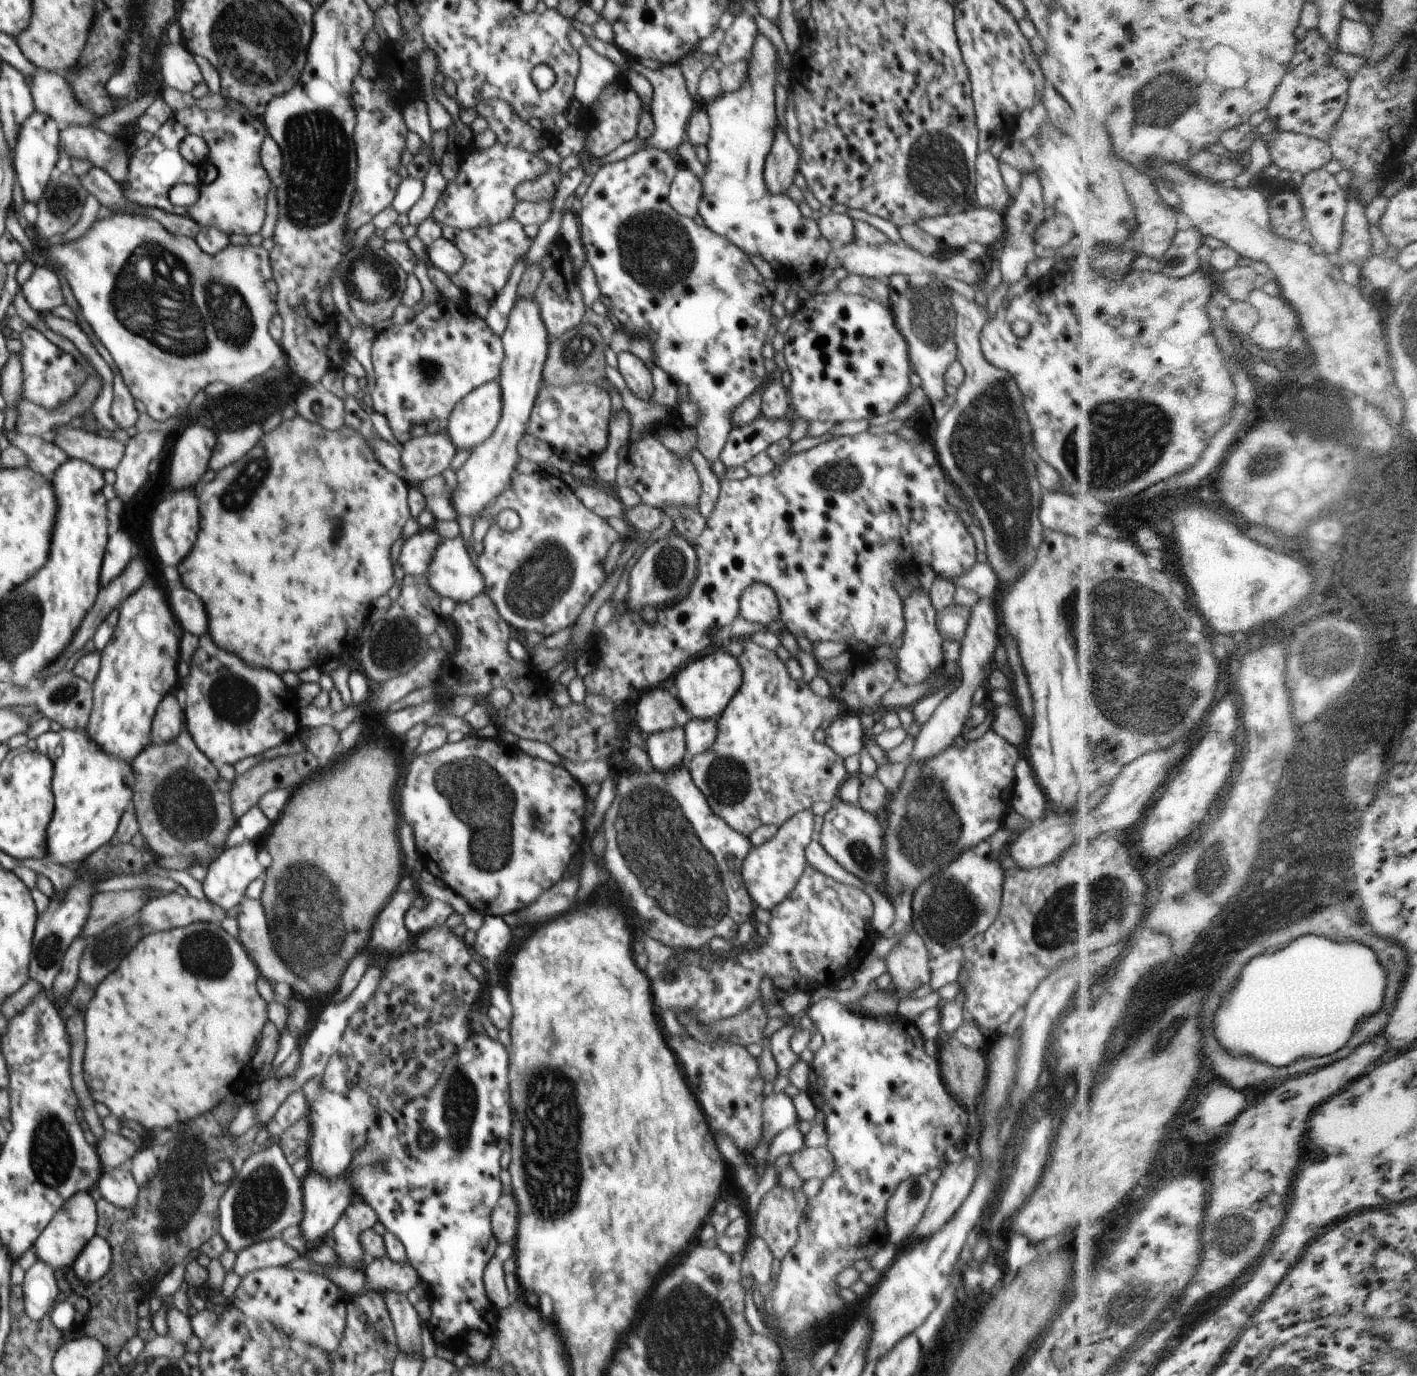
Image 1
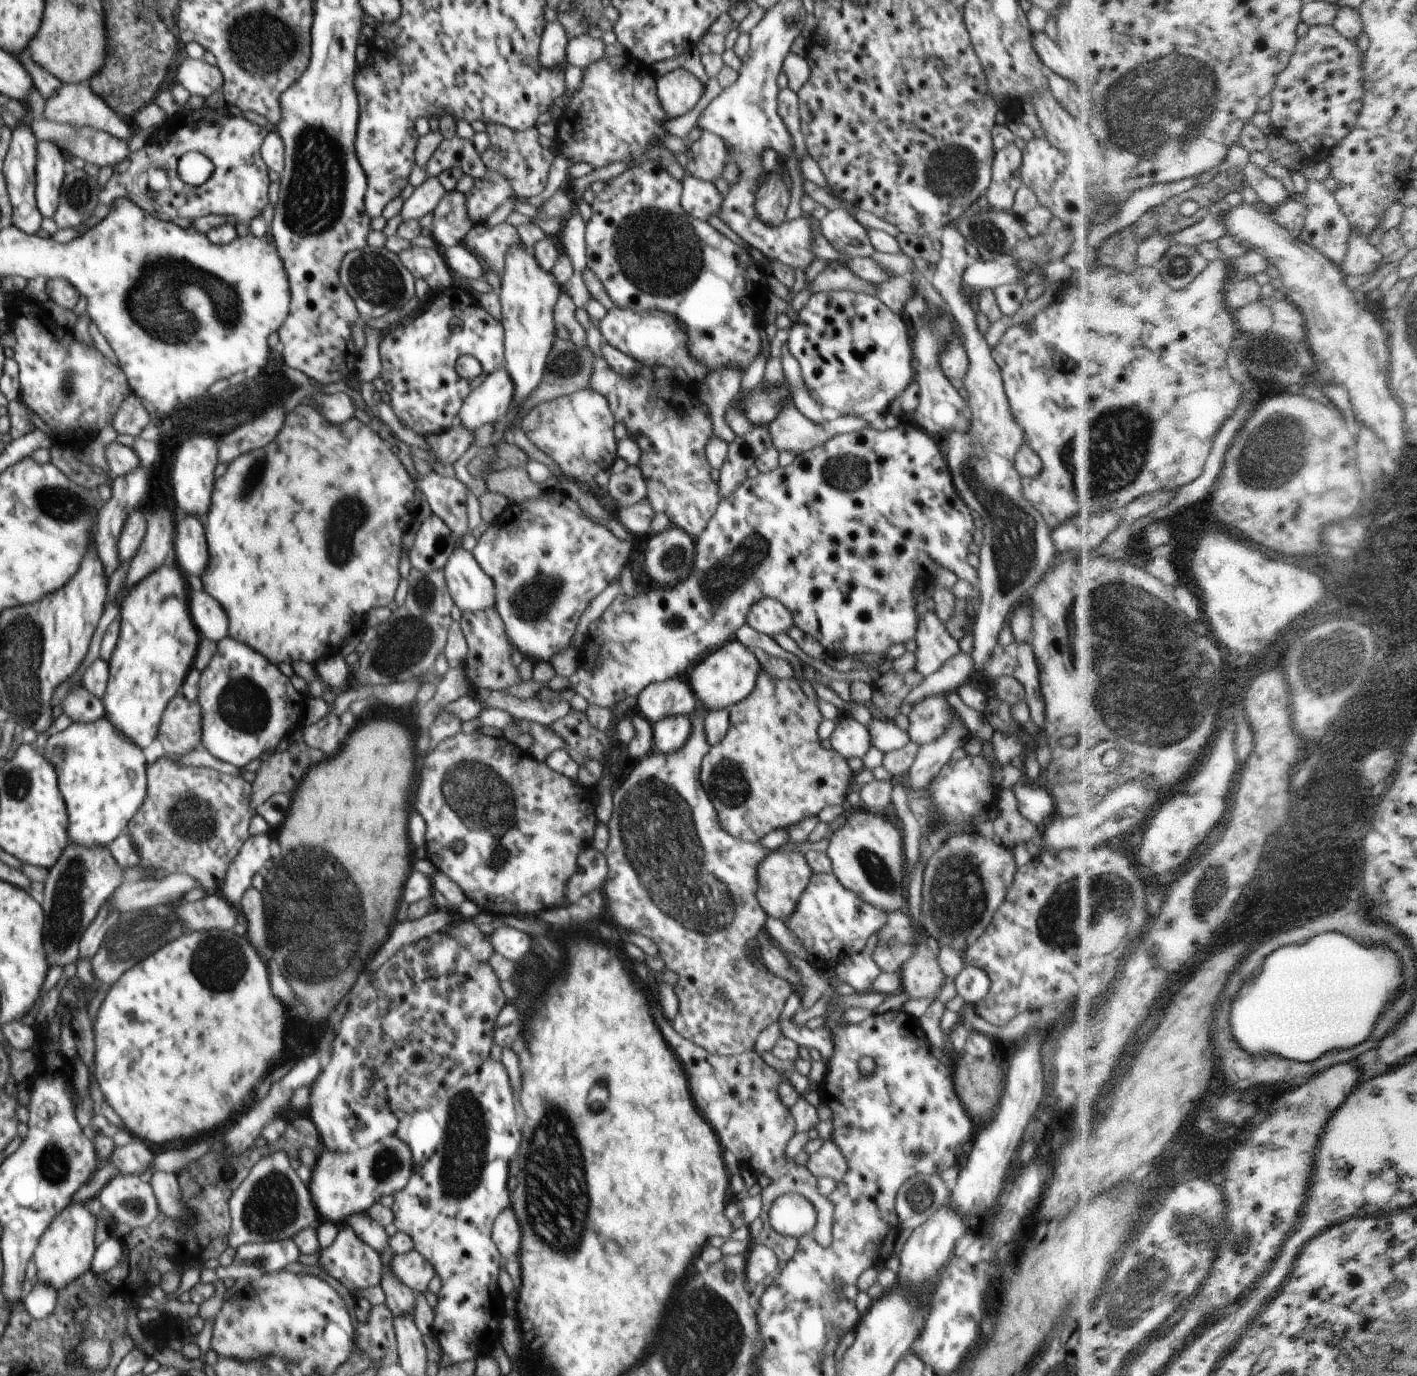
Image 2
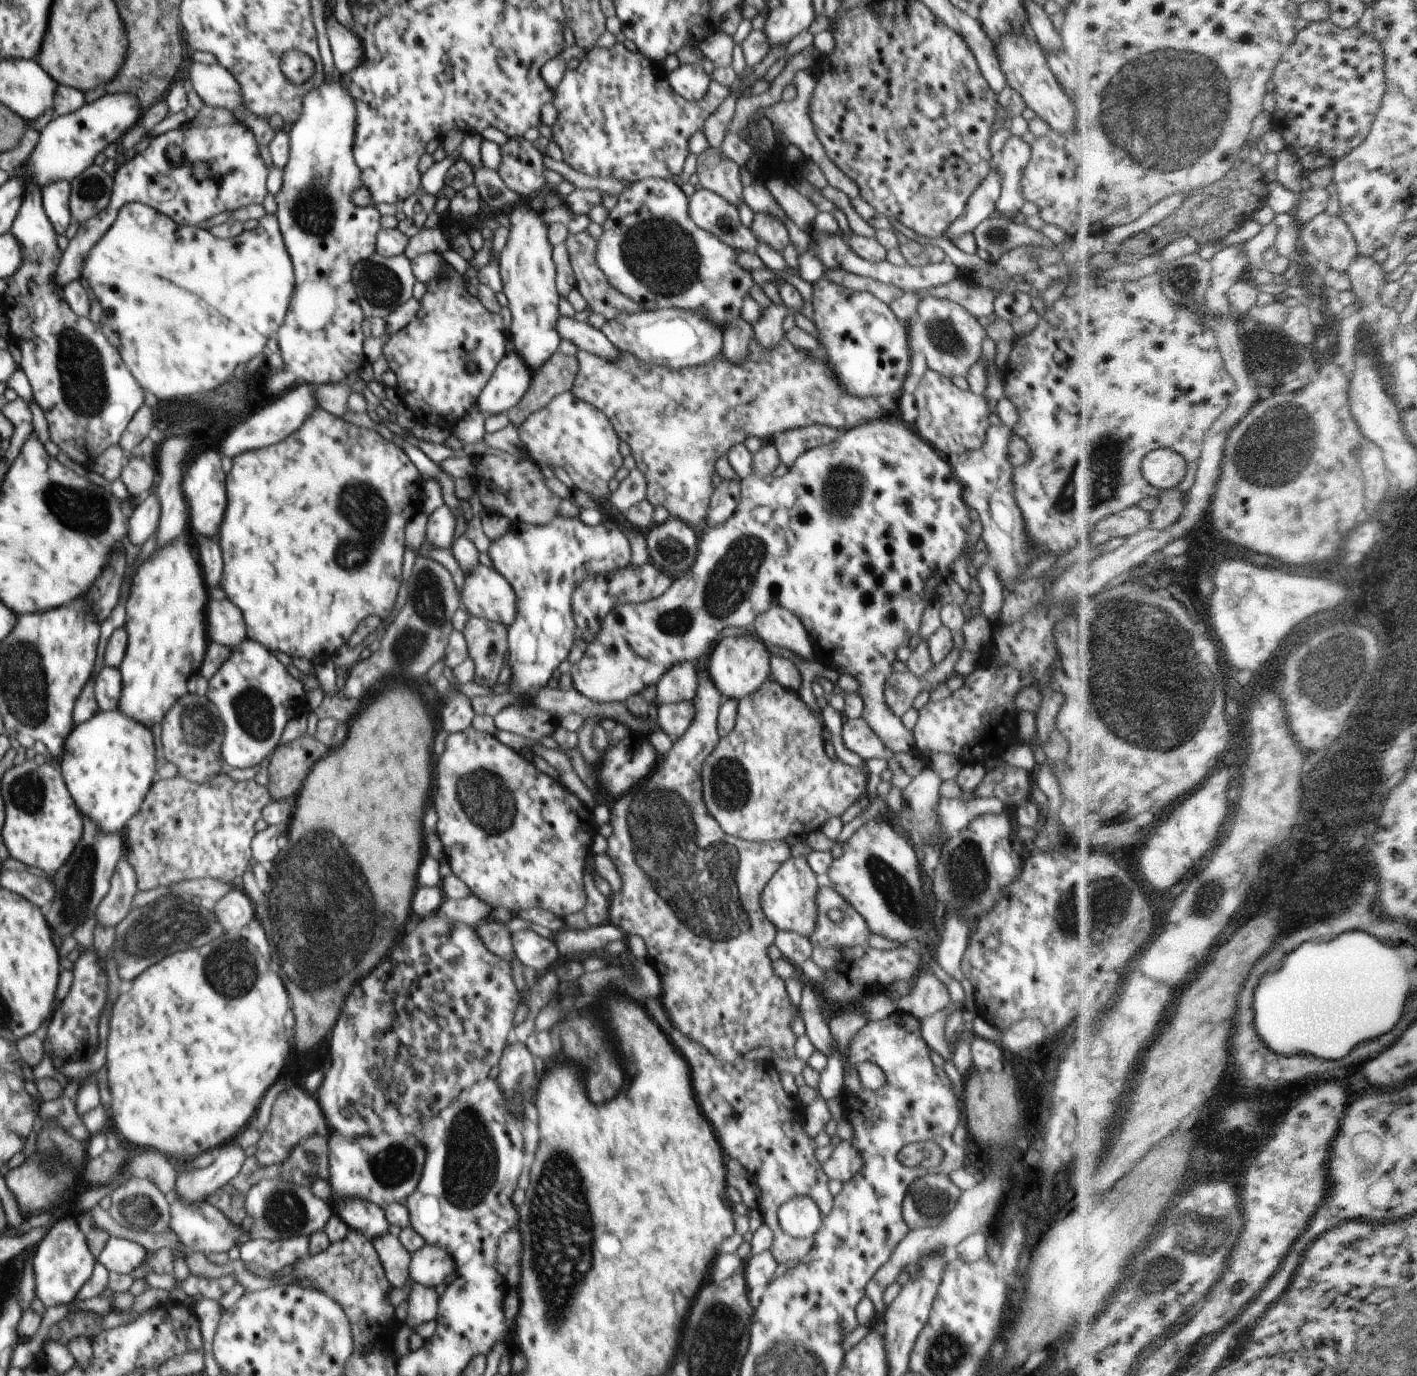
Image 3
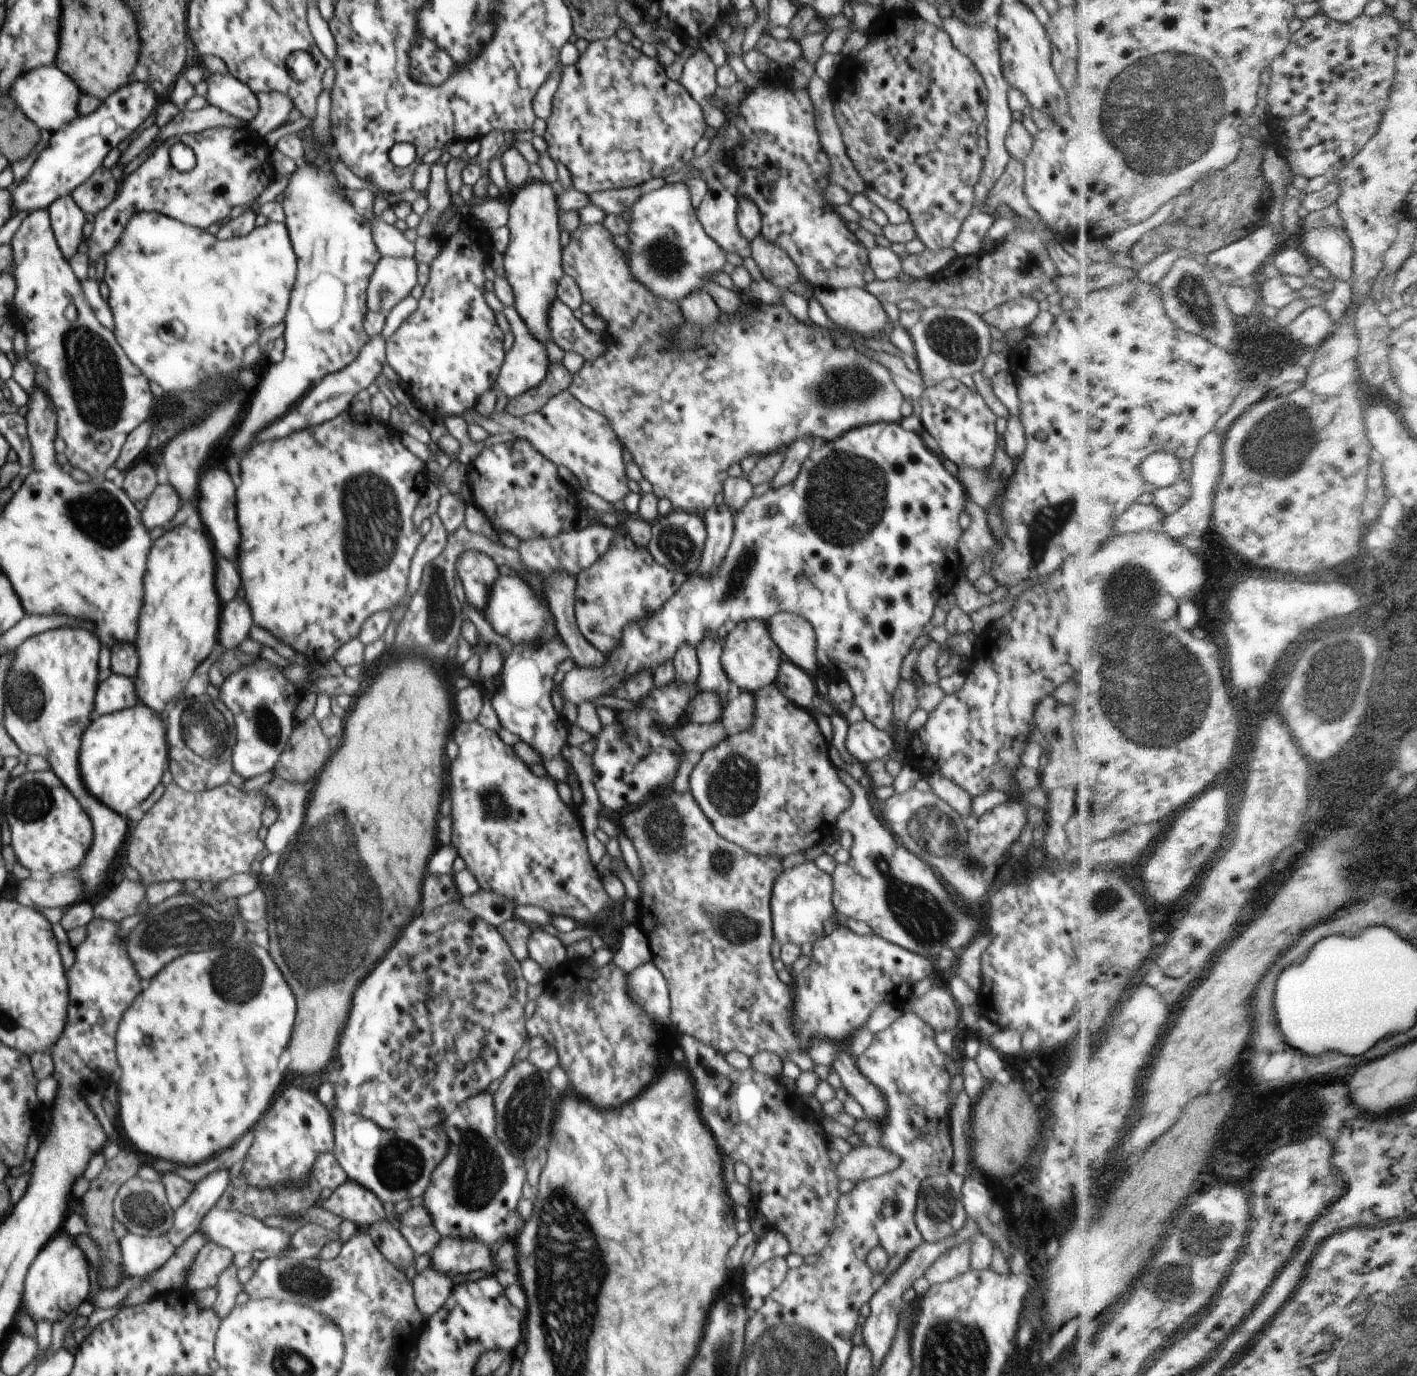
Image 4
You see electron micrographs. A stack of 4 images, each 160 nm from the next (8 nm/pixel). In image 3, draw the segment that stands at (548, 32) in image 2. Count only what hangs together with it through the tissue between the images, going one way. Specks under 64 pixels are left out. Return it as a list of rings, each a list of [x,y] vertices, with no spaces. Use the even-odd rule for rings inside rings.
[[[616,43],[610,48],[604,47],[592,47],[589,51],[582,54],[580,58],[579,66],[576,70],[569,70],[564,73],[560,84],[554,89],[554,96],[552,104],[556,107],[558,112],[557,120],[552,127],[552,140],[558,144],[562,150],[563,161],[578,170],[588,174],[588,176],[612,176],[612,178],[618,178],[618,180],[628,181],[634,183],[636,181],[644,180],[645,178],[656,177],[661,179],[672,179],[674,176],[680,176],[682,174],[682,168],[684,168],[684,161],[688,158],[689,152],[689,140],[698,131],[703,130],[704,121],[712,114],[729,95],[729,88],[718,84],[718,82],[711,80],[709,89],[701,98],[697,101],[686,100],[683,96],[680,96],[669,83],[666,75],[660,70],[659,66],[655,65],[650,59],[647,59],[640,52],[632,52],[626,48],[624,43]]]

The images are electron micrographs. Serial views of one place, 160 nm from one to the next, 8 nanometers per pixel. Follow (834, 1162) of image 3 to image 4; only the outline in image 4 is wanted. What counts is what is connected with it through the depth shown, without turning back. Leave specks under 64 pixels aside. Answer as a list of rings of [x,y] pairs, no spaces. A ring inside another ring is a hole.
[[[863,1145],[861,1147],[854,1147],[852,1151],[841,1158],[837,1164],[837,1173],[841,1179],[852,1180],[852,1182],[859,1183],[886,1173],[892,1172],[899,1167],[902,1159],[891,1150],[884,1148],[882,1145],[871,1147]]]

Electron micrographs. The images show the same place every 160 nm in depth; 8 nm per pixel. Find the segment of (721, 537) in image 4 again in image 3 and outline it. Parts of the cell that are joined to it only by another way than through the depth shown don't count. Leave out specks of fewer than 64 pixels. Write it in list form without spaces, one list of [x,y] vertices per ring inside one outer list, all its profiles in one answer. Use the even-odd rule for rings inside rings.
[[[740,478],[731,479],[730,481],[722,480],[721,484],[713,489],[703,528],[723,525],[736,510],[740,497]]]

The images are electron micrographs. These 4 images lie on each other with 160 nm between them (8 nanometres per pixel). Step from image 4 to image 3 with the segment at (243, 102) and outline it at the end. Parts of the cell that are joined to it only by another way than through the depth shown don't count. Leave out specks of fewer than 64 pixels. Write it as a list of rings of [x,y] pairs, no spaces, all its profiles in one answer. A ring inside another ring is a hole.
[[[193,60],[190,80],[205,105],[231,111],[243,106],[243,92],[239,82],[218,62],[206,65]]]

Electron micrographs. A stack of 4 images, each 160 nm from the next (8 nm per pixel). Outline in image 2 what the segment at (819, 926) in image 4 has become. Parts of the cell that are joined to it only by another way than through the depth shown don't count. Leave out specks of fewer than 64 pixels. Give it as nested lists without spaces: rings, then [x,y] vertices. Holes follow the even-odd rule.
[[[781,848],[772,851],[758,865],[757,879],[758,890],[756,898],[762,907],[762,910],[768,917],[778,919],[779,921],[788,921],[795,913],[798,901],[803,895],[813,870],[806,862],[805,855],[802,855],[797,849],[794,851],[783,851]]]

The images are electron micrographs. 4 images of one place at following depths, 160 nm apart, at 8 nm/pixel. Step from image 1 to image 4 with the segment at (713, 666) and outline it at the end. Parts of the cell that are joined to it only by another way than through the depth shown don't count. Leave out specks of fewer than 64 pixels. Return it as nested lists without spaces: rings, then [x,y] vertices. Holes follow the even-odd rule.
[[[754,619],[740,621],[730,627],[726,646],[723,647],[721,663],[723,664],[723,670],[726,671],[732,682],[735,692],[748,691],[755,693],[757,690],[774,683],[778,676],[781,665],[781,650],[770,636],[765,622]]]

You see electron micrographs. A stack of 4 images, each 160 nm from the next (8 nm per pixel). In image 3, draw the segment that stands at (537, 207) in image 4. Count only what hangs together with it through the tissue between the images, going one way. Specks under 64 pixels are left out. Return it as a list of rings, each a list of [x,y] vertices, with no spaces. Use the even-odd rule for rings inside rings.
[[[518,205],[509,209],[509,221],[507,243],[499,254],[502,291],[507,296],[512,317],[508,335],[515,345],[514,351],[526,361],[534,374],[558,350],[561,340],[557,331],[560,295],[555,283],[554,246],[550,244],[549,225],[542,219],[542,211],[528,205]]]

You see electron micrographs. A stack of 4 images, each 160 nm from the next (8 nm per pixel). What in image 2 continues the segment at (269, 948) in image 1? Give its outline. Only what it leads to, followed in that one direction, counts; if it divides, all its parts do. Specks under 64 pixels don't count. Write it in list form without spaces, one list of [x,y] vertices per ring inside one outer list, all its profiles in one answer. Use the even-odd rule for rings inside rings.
[[[250,887],[238,904],[243,922],[247,926],[246,938],[256,948],[262,948],[264,942],[266,942],[266,926],[264,926],[262,902],[260,891]]]

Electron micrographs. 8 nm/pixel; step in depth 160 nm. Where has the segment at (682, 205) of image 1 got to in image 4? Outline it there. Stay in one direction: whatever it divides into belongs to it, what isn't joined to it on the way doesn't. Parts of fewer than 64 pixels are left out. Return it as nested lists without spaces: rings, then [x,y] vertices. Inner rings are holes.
[[[709,175],[707,192],[699,208],[696,210],[697,219],[704,227],[706,234],[717,242],[725,252],[738,256],[751,256],[751,242],[744,238],[737,225],[739,214],[738,200],[734,193],[714,176]]]

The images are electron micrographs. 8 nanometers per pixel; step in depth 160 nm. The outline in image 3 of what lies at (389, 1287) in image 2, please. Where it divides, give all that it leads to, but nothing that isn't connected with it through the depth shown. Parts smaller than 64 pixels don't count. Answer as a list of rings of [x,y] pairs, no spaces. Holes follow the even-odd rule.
[[[388,1232],[372,1241],[384,1267],[385,1277],[393,1288],[404,1289],[411,1285],[409,1266],[412,1253],[399,1241],[399,1237]]]

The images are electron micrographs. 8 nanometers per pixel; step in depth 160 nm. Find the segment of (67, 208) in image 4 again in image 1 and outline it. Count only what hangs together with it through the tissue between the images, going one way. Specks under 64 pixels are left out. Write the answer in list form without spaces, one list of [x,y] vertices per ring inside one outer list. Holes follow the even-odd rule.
[[[34,111],[33,115],[19,128],[18,138],[15,141],[13,168],[16,179],[20,183],[23,195],[28,202],[38,204],[44,196],[46,187],[52,182],[56,171],[56,162],[60,158],[59,142],[60,130],[57,122],[41,112]]]

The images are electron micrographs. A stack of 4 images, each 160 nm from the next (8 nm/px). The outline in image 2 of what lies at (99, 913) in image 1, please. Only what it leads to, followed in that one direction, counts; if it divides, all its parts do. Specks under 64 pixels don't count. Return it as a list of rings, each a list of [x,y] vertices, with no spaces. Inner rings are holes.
[[[171,874],[163,879],[140,879],[120,883],[108,902],[119,910],[141,911],[158,904],[176,904],[183,901],[185,894],[198,888],[199,882],[185,874]]]

